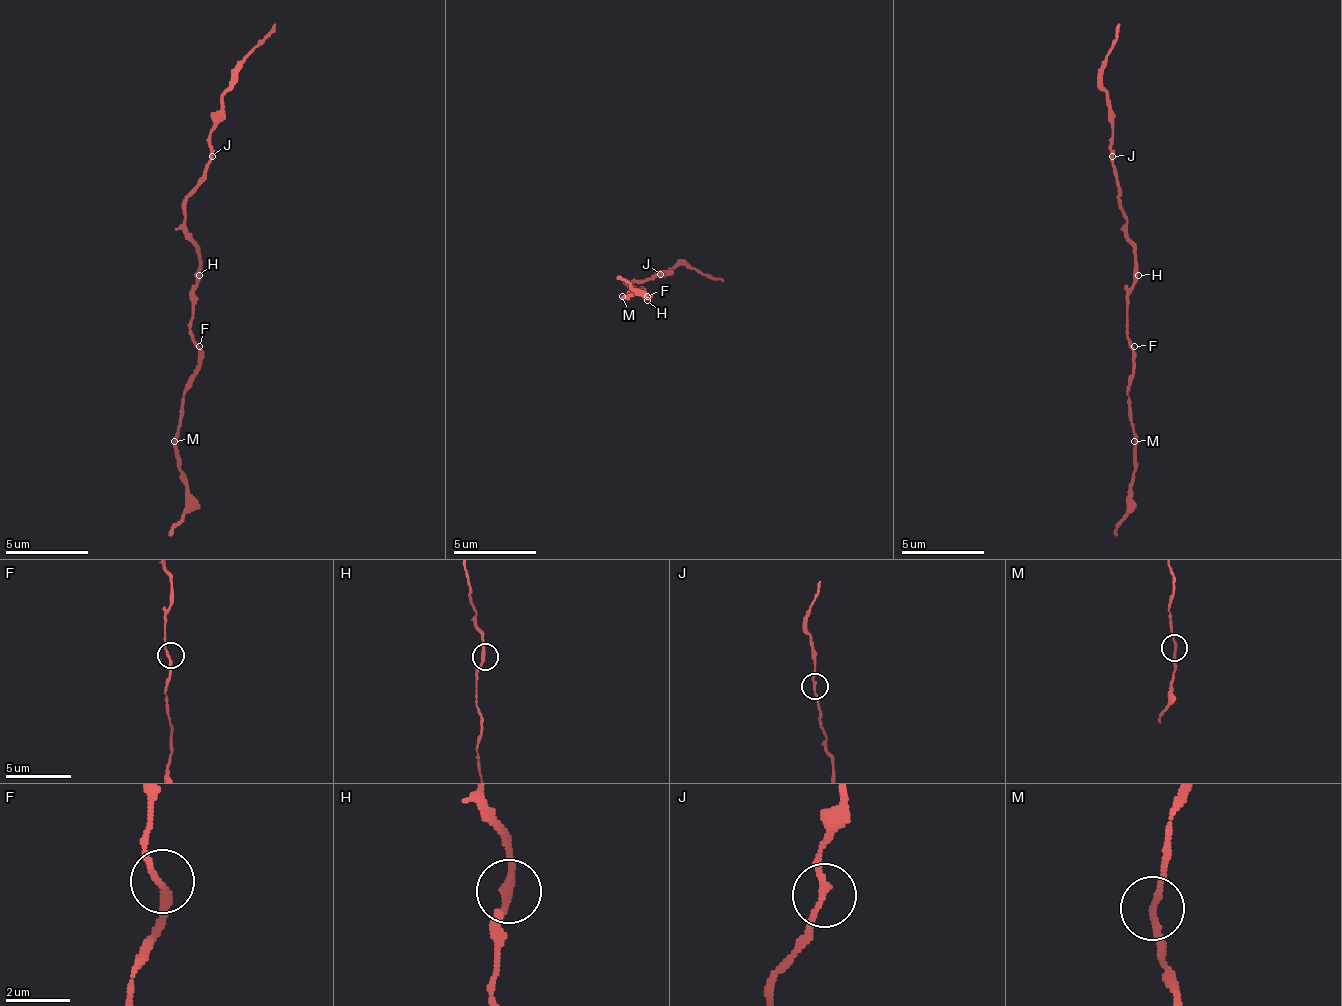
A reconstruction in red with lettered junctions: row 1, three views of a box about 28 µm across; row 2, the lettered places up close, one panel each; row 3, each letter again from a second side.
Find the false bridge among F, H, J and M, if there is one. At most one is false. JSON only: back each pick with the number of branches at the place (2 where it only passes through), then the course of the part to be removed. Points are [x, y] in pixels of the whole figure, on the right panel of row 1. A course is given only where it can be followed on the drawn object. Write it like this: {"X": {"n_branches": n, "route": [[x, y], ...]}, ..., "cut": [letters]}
{"cut": []}

